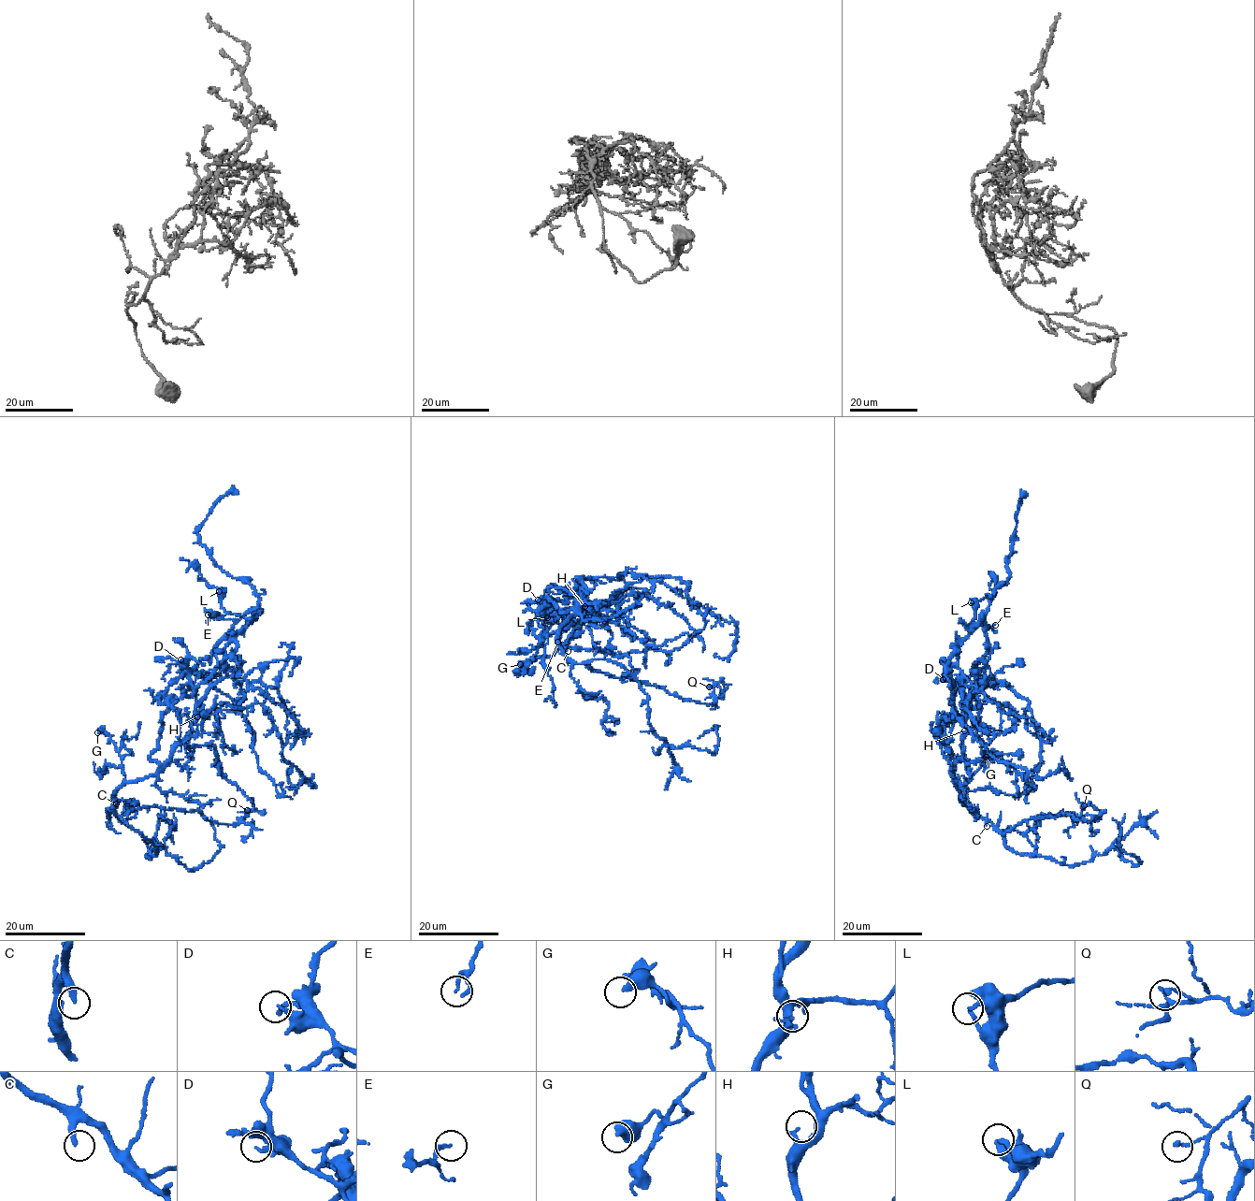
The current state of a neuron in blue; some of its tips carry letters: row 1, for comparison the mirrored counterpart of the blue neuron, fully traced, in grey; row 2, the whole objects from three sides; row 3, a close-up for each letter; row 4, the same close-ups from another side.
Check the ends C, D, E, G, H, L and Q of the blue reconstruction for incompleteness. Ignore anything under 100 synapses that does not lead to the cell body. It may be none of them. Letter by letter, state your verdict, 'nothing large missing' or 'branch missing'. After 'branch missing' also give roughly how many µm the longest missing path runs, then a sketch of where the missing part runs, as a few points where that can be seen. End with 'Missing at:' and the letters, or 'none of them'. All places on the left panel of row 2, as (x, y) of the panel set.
C: branch missing; about 50 µm are missing; missing branch runs (116, 803), (113, 838), (108, 844), (118, 871), (113, 936)
D: nothing large missing
E: nothing large missing
G: nothing large missing
H: nothing large missing
L: nothing large missing
Q: nothing large missing
Missing at: C

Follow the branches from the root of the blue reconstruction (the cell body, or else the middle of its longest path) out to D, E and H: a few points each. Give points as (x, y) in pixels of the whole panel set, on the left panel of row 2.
D: (171, 755), (196, 717), (196, 692), (186, 663), (180, 659)
E: (171, 755), (196, 717), (196, 692), (189, 673), (202, 658), (211, 656), (236, 622), (208, 614)
H: (171, 755), (197, 716)

